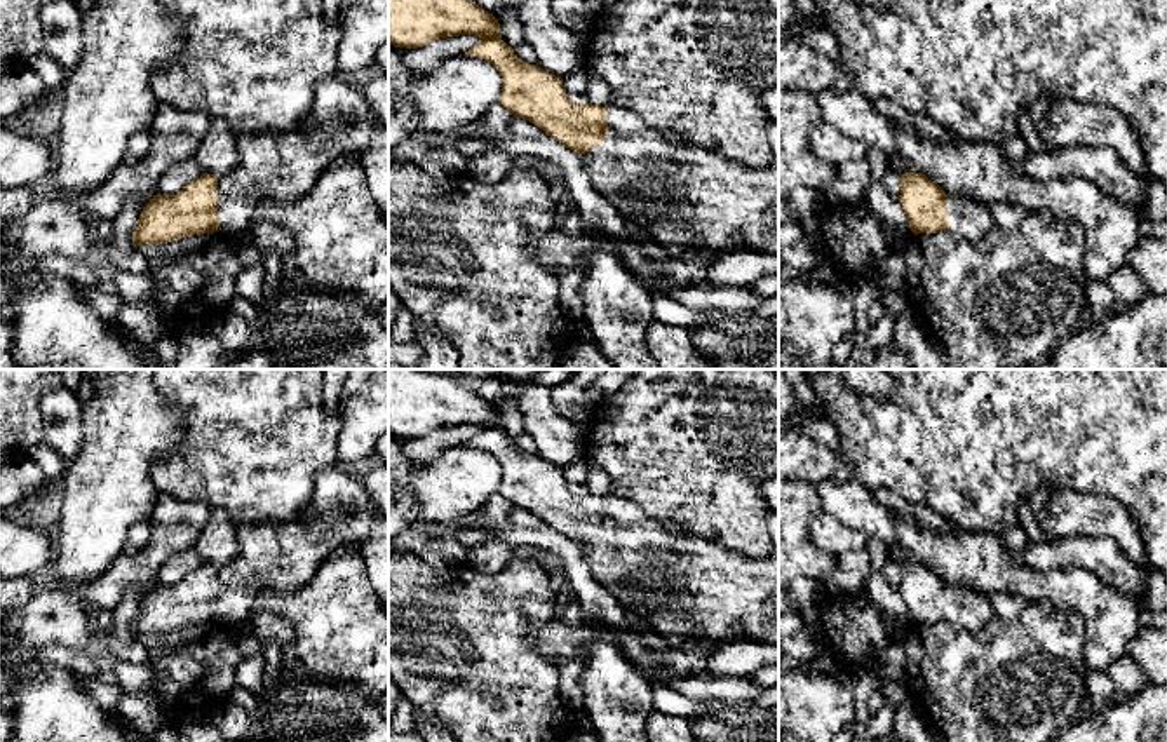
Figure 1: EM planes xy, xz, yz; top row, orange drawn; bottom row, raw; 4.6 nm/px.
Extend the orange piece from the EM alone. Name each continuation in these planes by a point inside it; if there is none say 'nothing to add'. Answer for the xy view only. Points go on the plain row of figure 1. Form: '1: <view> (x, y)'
1: xy (279, 554)

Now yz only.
1: yz (971, 610)

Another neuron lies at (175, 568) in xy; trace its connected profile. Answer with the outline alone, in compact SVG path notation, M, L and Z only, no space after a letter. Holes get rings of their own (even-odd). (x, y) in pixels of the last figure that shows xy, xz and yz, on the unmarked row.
M195 547L183 550L172 557L167 557L157 575L157 582L160 585L176 585L179 580L183 580L186 575L190 575L193 570L200 568L204 564L202 557L197 554Z

